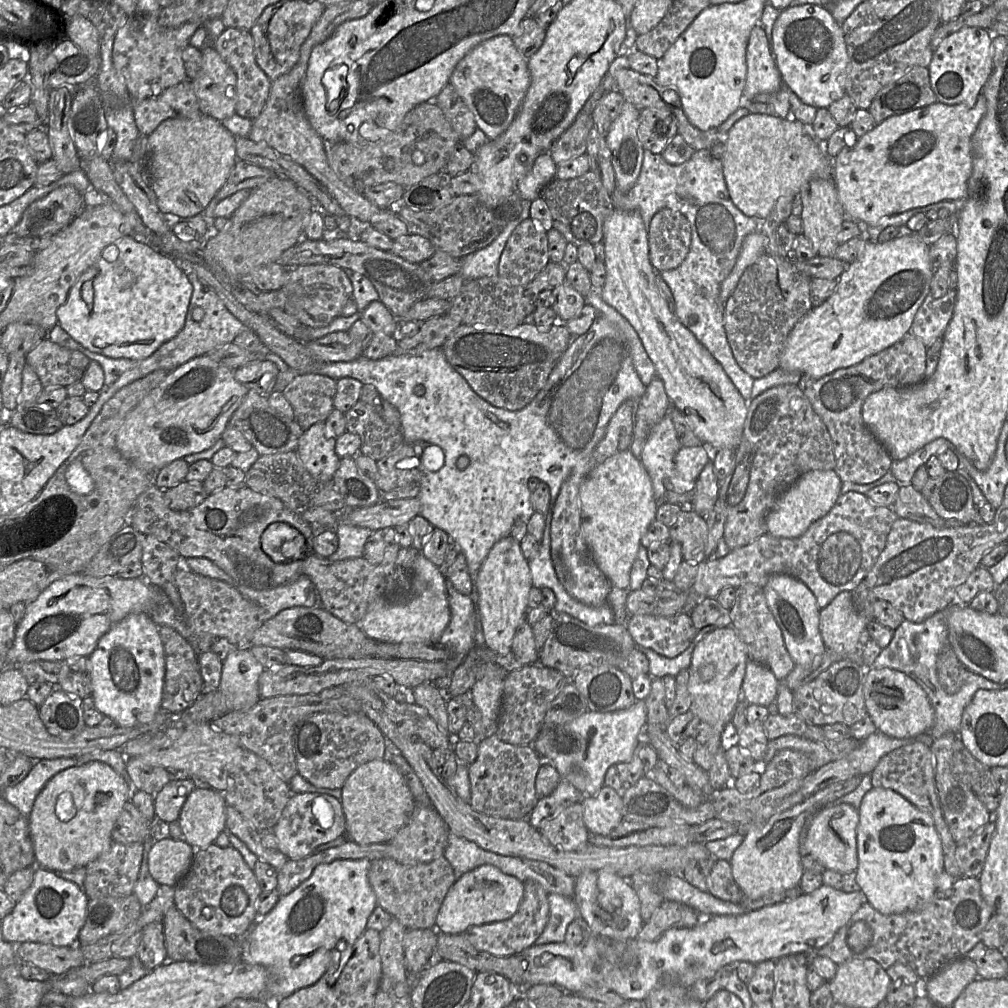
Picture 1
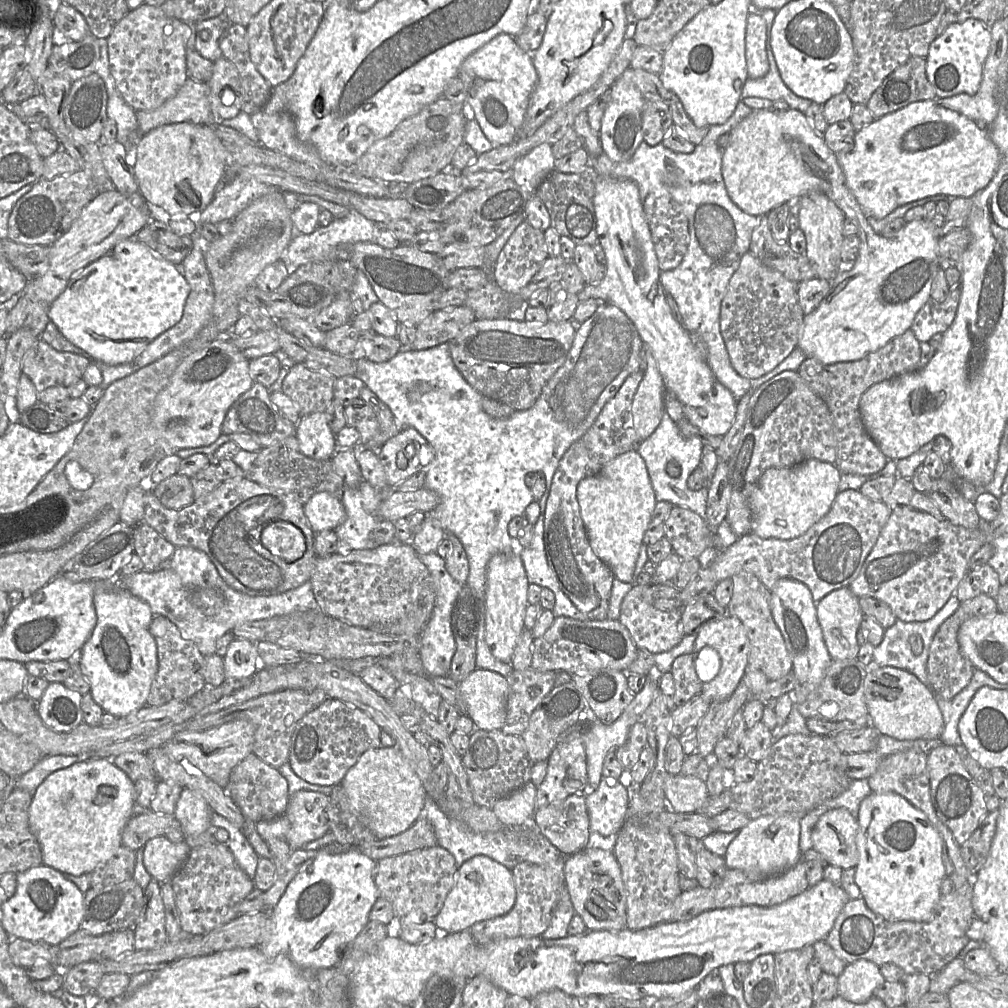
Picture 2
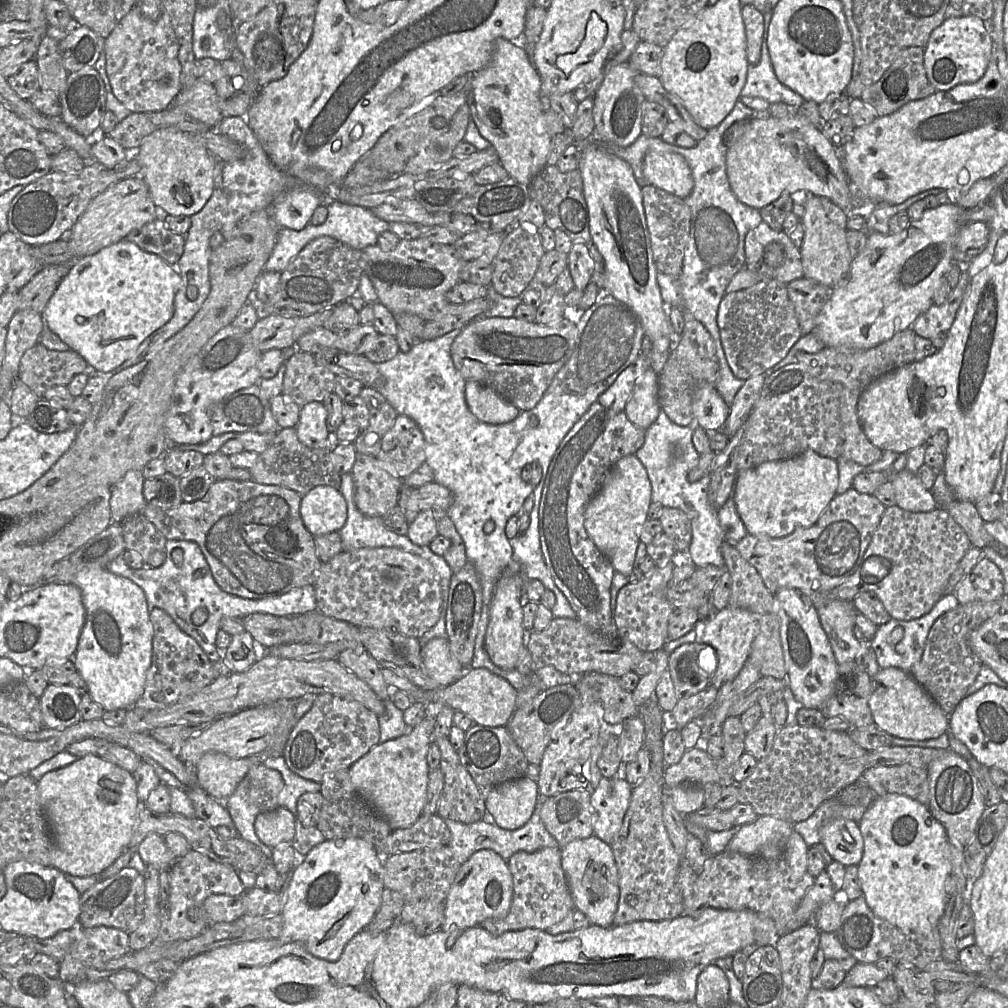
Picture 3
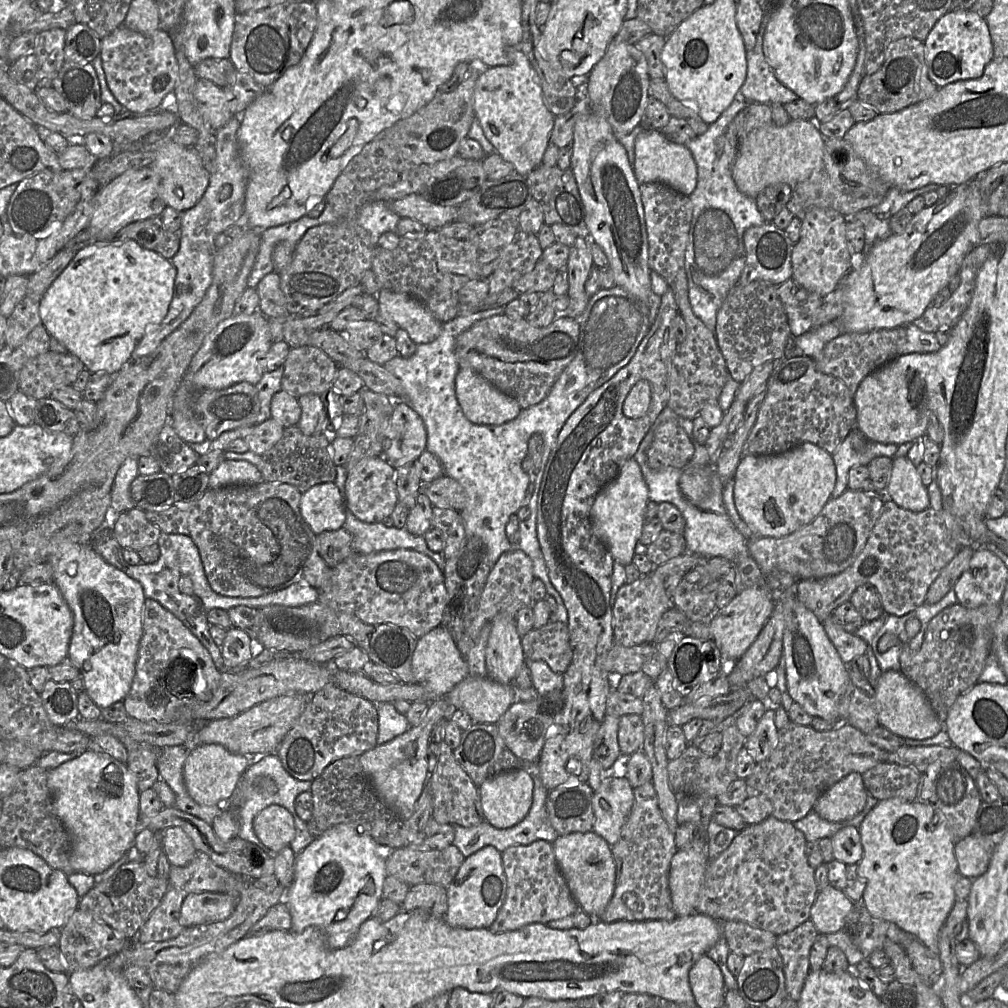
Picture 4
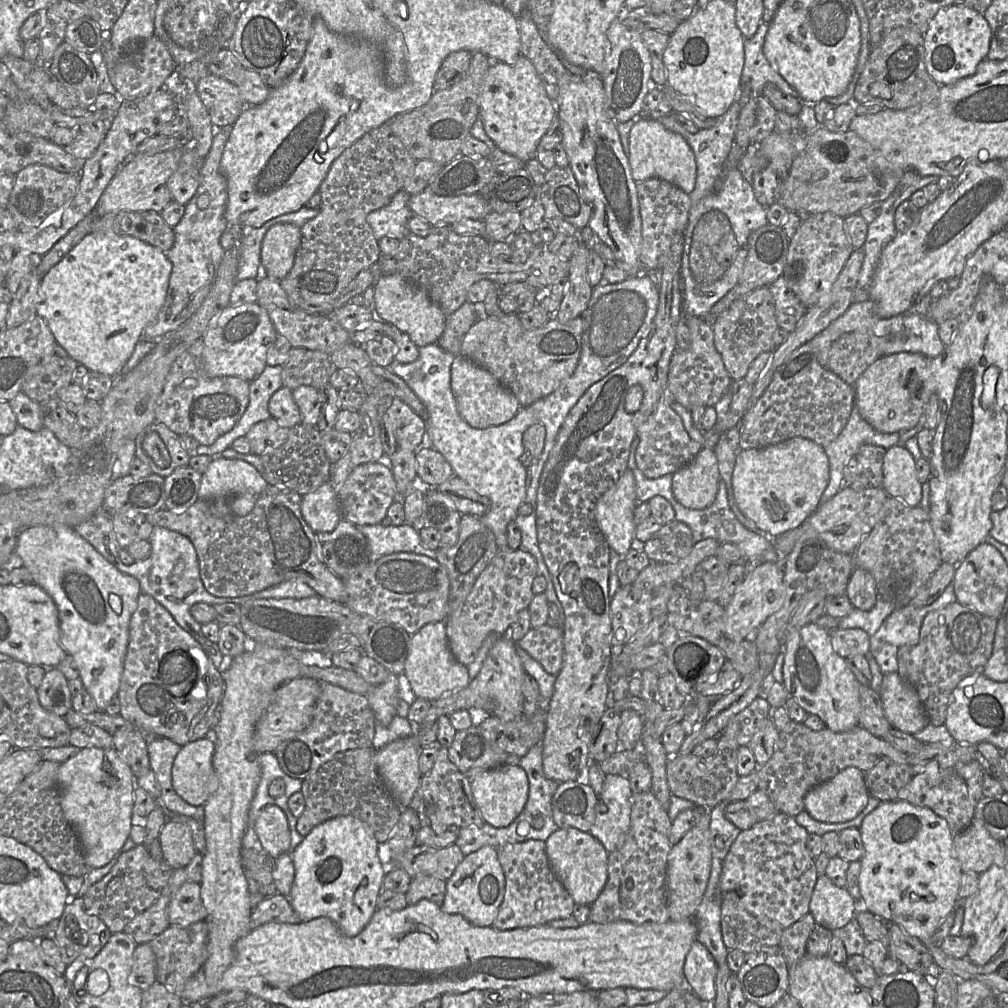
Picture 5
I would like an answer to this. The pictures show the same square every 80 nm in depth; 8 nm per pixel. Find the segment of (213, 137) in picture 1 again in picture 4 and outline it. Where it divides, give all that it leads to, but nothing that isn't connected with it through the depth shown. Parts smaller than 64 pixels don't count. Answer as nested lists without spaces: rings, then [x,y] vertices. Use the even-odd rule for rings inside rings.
[[[170,131],[151,133],[142,143],[150,145],[150,150],[154,153],[150,167],[160,178],[159,194],[164,204],[178,211],[186,211],[196,205],[209,184],[210,173],[194,147],[176,143],[170,137]]]

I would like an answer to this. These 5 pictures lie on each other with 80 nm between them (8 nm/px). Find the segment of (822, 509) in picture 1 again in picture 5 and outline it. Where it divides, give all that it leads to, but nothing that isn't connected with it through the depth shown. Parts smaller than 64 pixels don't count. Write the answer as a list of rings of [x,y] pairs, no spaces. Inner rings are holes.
[[[794,437],[765,448],[739,451],[732,485],[740,511],[760,529],[779,536],[798,528],[817,510],[829,479],[824,448],[809,439]]]

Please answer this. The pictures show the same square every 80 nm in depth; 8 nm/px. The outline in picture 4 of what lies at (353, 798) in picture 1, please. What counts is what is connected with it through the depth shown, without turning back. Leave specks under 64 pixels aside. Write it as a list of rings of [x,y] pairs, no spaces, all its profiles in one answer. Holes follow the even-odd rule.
[[[442,697],[432,701],[421,719],[406,732],[396,736],[391,741],[376,745],[359,756],[362,768],[368,777],[379,799],[401,820],[409,819],[415,810],[416,803],[426,788],[428,774],[428,746],[431,742],[431,732],[440,719],[447,718],[457,708]]]

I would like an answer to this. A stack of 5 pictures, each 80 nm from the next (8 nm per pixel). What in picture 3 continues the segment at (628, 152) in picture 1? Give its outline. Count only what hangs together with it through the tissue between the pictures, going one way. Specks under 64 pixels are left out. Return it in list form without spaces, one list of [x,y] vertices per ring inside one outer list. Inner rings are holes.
[[[629,62],[606,64],[603,80],[593,96],[592,114],[595,128],[592,140],[598,144],[627,147],[642,134],[643,106],[646,98],[635,81],[636,74]]]

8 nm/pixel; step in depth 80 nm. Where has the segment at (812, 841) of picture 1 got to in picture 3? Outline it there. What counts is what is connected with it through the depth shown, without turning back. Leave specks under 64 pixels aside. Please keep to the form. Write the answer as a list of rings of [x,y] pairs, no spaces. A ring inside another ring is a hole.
[[[844,818],[830,819],[822,824],[819,835],[834,861],[845,867],[859,864],[863,856],[863,839],[858,823]]]

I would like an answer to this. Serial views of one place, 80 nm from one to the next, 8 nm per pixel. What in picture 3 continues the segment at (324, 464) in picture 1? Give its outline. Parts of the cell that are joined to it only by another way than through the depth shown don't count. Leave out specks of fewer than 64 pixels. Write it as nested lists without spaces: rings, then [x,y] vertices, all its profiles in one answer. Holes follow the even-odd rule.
[[[321,402],[300,407],[300,417],[294,427],[299,441],[310,448],[329,449],[326,426],[327,411]]]

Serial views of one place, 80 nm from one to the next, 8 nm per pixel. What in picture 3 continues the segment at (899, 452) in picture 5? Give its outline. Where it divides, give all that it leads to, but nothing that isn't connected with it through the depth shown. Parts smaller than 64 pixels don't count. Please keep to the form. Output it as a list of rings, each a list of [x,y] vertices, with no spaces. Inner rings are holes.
[[[905,468],[896,472],[891,481],[898,507],[911,512],[930,512],[937,509],[931,491],[923,486],[916,473]]]

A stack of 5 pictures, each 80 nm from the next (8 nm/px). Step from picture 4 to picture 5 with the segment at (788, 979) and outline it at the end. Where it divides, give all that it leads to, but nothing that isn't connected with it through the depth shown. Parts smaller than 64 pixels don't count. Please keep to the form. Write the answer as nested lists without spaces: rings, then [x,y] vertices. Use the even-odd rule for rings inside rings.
[[[809,912],[783,931],[779,947],[788,967],[796,965],[807,954],[807,940],[815,925]]]

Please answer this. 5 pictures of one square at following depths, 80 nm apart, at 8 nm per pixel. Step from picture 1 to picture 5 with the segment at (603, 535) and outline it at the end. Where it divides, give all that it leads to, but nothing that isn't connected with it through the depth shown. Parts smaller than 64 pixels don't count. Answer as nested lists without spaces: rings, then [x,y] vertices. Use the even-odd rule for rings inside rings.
[[[627,469],[595,506],[595,521],[611,550],[622,558],[632,548],[636,524],[634,509],[638,503],[633,472]]]

